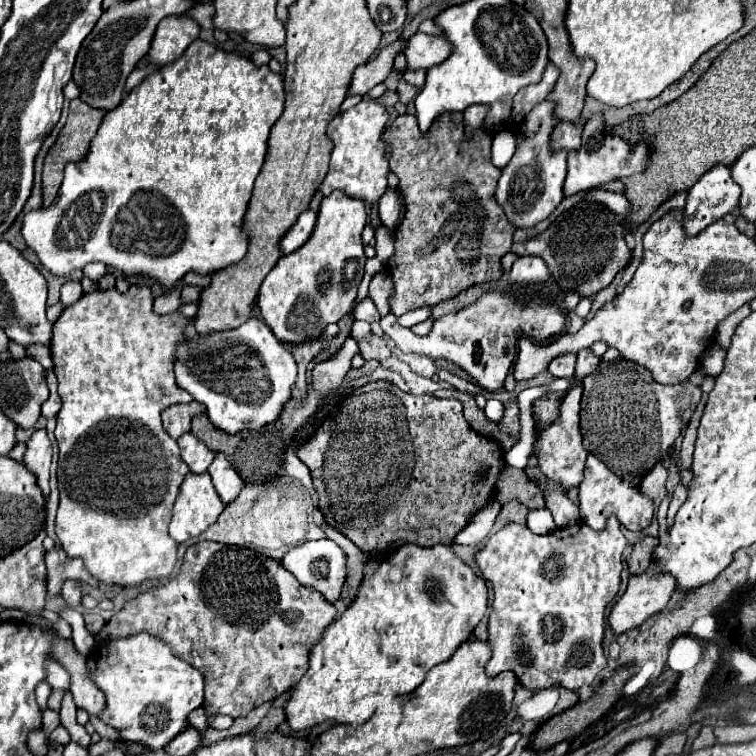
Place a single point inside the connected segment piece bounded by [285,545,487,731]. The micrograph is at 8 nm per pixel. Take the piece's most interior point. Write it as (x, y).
(394, 632)

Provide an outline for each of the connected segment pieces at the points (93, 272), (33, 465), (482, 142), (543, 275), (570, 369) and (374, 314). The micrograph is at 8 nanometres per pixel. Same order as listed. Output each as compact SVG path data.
M89 263L85 269L83 269L83 275L93 279L93 281L99 281L103 275L107 273L107 267L103 263Z
M37 429L27 441L27 453L23 463L37 475L39 487L49 495L49 465L51 465L51 443L45 429Z
M461 113L439 115L427 133L421 133L417 119L399 115L383 133L381 141L389 149L389 169L399 177L399 191L405 199L403 221L395 227L395 253L387 263L393 275L395 293L391 297L391 311L399 317L423 305L437 305L465 291L471 285L497 281L501 277L501 257L511 249L515 227L495 201L495 189L501 171L491 163L491 135L487 131L465 139Z
M517 257L509 273L509 283L519 287L547 283L547 279L549 279L549 269L545 267L541 257Z
M567 353L567 355L555 357L555 359L549 363L549 371L551 371L555 377L567 377L567 379L571 379L573 373L575 373L575 355L573 355L573 353Z
M365 297L363 301L359 301L359 303L355 305L353 317L355 317L355 319L361 319L361 321L367 321L367 323L375 323L375 321L381 319L381 317L379 317L379 311L377 311L377 307L375 307L375 303L373 303L371 297Z

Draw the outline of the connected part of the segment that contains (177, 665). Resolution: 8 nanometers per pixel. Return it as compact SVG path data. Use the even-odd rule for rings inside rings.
M137 633L125 639L117 639L117 641L107 641L97 645L89 657L87 657L93 681L101 687L101 691L105 691L107 697L107 707L105 711L99 715L99 719L121 731L121 737L125 741L131 743L141 743L149 749L163 749L177 733L181 733L187 727L187 715L201 707L203 703L203 677L201 673L191 667L189 663L185 663L183 659L175 657L171 653L171 649L157 637L149 635L149 633Z

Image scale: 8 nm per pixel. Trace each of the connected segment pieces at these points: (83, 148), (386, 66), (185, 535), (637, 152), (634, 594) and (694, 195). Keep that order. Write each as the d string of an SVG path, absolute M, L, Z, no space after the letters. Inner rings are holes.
M73 99L71 105L69 105L69 115L67 115L67 121L55 141L55 145L49 149L49 153L45 155L45 161L43 161L43 207L49 207L59 191L59 185L61 185L61 179L63 179L63 167L69 163L69 161L79 161L85 157L87 149L89 149L89 141L93 139L101 119L103 119L105 111L101 109L95 109L95 107L89 107L87 103L83 103L81 99Z
M397 39L395 43L391 43L389 47L385 47L375 59L371 59L365 65L359 65L353 73L353 79L349 83L349 91L347 95L365 95L369 89L373 89L375 85L383 83L383 79L391 73L393 69L393 59L399 51L403 51L405 41Z
M187 473L173 507L169 535L177 543L193 539L213 525L223 509L225 505L215 493L211 477L207 473Z
M589 121L583 129L583 139L581 139L581 149L579 151L571 151L569 159L567 159L567 181L565 181L565 195L575 195L579 191L585 189L595 189L601 187L603 183L611 183L611 181L619 181L637 173L643 173L647 169L647 165L653 159L653 147L649 143L649 139L641 139L637 143L629 143L623 137L611 137L605 135L599 141L599 147L593 151L593 121Z
M653 561L651 567L649 567L645 573L641 573L641 575L631 575L631 577L629 577L629 585L627 585L625 593L621 595L621 599L617 599L617 603L615 603L613 609L611 609L611 615L609 615L609 625L611 625L611 629L619 635L619 633L625 633L625 631L629 631L629 629L639 627L647 617L651 617L653 613L661 611L661 609L669 603L673 591L675 591L675 579L673 579L673 575L665 573L665 571L661 569L661 563Z
M713 165L689 189L685 205L685 229L697 235L715 219L731 213L739 205L741 189L733 181L727 165Z

